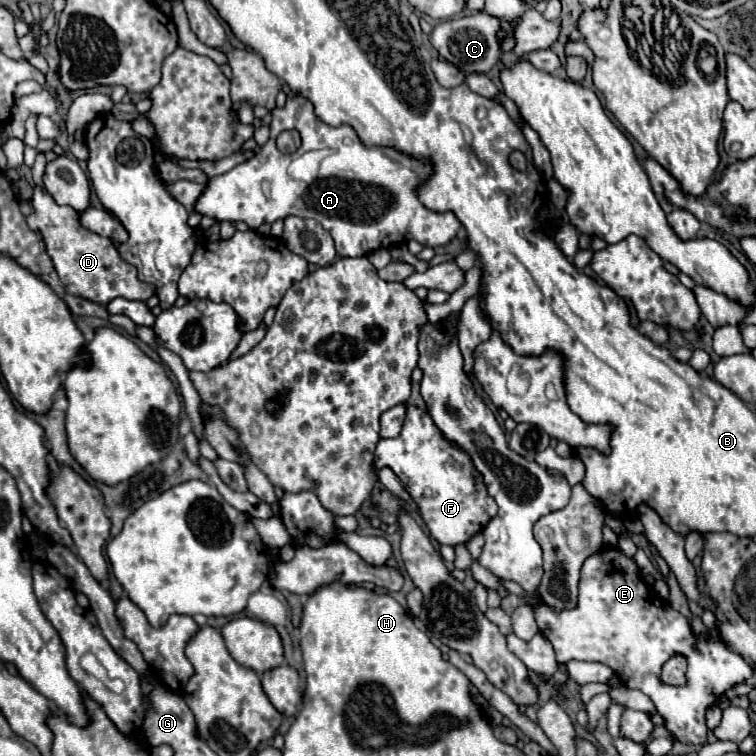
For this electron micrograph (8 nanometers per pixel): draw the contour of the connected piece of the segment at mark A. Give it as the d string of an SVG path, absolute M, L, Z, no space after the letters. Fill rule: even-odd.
M293 96L287 100L283 108L275 108L271 112L273 122L271 122L271 138L269 142L257 152L251 160L235 166L233 170L209 178L203 196L193 206L193 212L201 216L209 216L215 220L229 220L229 222L245 222L249 228L257 230L261 224L273 224L275 220L283 220L285 216L301 216L301 218L313 218L317 220L335 240L335 250L339 256L367 256L369 252L377 248L391 248L397 244L405 244L409 240L417 240L423 246L445 246L449 244L457 232L461 230L461 222L453 212L433 212L425 208L419 198L417 198L417 188L431 176L431 164L429 160L423 158L413 158L409 154L403 154L395 148L367 148L359 140L357 132L351 126L339 126L333 128L325 122L321 122L315 116L313 104L303 98L303 96ZM283 130L297 130L301 134L301 146L292 154L279 152L275 146L277 134ZM319 148L331 148L333 158L327 158L319 170L319 178L311 184L291 180L288 176L288 167L292 160L309 152L309 150L319 150Z

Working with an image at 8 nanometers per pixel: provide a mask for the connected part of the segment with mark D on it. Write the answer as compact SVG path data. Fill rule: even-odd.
M41 186L33 188L31 206L33 214L27 216L27 224L31 230L39 230L43 234L47 254L51 256L67 294L81 296L103 306L117 296L127 300L147 300L155 294L155 286L149 286L137 278L137 268L119 256L109 238L89 232L79 224L79 214L73 208L55 204L55 200Z

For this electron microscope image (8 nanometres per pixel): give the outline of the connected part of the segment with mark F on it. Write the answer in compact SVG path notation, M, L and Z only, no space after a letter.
M407 406L407 418L401 434L393 440L379 440L375 448L375 466L389 466L401 480L403 488L411 494L413 502L417 504L431 536L439 544L465 544L469 538L473 538L477 532L485 528L485 524L497 514L497 504L491 496L487 496L485 486L479 480L479 474L475 472L469 456L455 448L451 442L447 442L441 432L435 428L433 420L425 410L419 410L415 406Z

